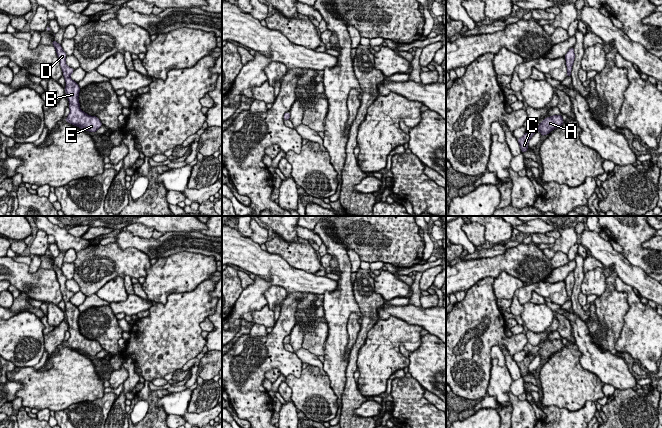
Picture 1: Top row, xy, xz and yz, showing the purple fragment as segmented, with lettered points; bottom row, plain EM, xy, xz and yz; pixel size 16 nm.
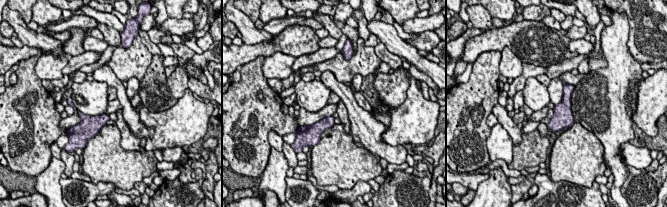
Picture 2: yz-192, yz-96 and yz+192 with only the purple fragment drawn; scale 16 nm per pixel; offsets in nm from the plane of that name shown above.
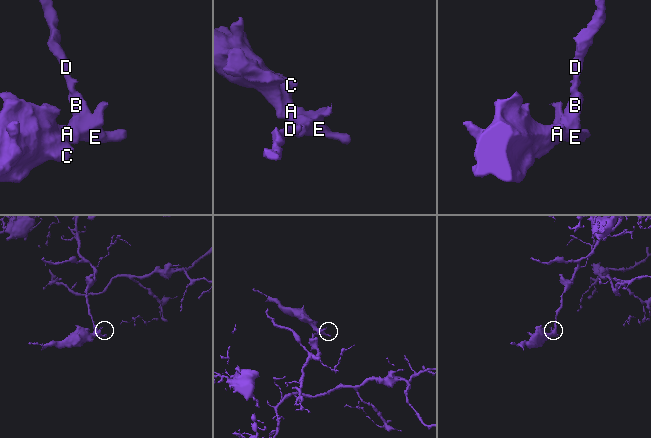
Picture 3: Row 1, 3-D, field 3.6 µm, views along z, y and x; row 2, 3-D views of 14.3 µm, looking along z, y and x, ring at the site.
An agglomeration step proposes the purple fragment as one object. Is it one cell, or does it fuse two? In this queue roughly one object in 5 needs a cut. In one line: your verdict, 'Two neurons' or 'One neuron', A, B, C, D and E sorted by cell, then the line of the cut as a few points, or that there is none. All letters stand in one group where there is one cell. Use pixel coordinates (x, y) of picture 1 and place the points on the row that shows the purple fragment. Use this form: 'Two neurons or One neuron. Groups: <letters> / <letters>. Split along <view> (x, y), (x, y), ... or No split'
One neuron. Groups: A B C D E. No split

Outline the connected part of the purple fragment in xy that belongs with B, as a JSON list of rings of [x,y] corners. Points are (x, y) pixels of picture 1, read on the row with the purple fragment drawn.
[[[53,40],[52,45],[56,49],[57,56],[60,60],[60,66],[63,71],[63,76],[66,81],[65,92],[69,100],[68,107],[70,109],[70,113],[65,120],[68,123],[80,127],[85,131],[96,132],[102,126],[101,121],[96,116],[90,116],[80,109],[78,99],[80,87],[78,83],[70,78],[70,75],[73,73],[74,69],[67,66],[65,62],[67,55],[63,51],[61,44],[58,44]]]

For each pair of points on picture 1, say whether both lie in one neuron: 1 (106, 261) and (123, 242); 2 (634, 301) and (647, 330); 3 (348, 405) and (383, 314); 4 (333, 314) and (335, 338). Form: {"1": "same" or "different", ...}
{"1": "different", "2": "same", "3": "different", "4": "same"}

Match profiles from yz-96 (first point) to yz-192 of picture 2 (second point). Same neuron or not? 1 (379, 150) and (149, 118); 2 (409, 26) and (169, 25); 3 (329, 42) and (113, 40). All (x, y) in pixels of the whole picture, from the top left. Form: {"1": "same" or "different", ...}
{"1": "different", "2": "same", "3": "different"}

